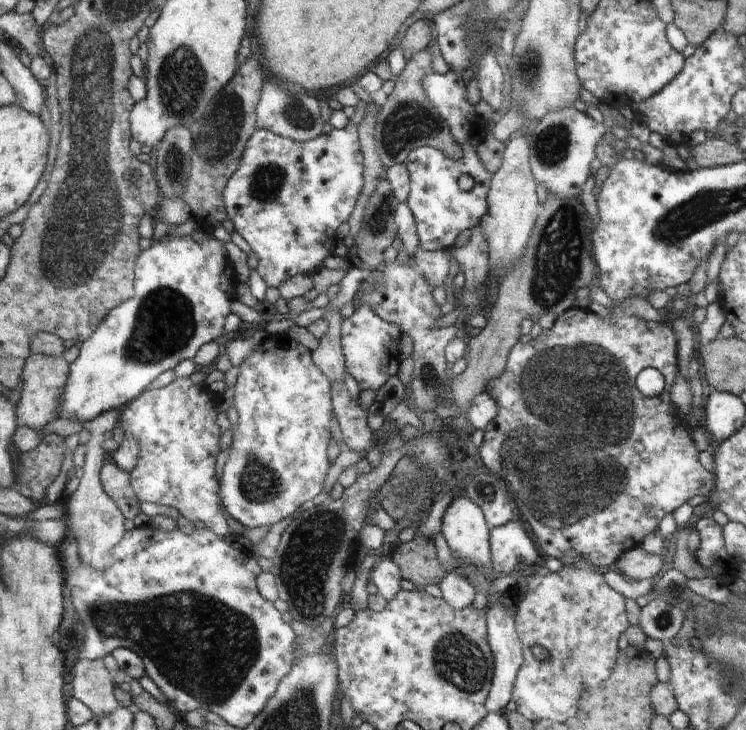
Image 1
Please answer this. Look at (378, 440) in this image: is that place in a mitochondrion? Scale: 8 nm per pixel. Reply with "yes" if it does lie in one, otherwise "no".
no

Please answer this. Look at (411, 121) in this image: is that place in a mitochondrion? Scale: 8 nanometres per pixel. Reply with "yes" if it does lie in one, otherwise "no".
yes

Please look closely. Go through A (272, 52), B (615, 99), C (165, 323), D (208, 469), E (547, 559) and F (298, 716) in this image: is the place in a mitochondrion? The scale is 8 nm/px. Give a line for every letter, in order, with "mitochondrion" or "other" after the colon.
A: other
B: other
C: mitochondrion
D: other
E: other
F: mitochondrion

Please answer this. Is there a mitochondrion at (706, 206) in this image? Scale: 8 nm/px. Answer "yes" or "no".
yes

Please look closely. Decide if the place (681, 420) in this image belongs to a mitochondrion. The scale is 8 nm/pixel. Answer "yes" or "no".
no

